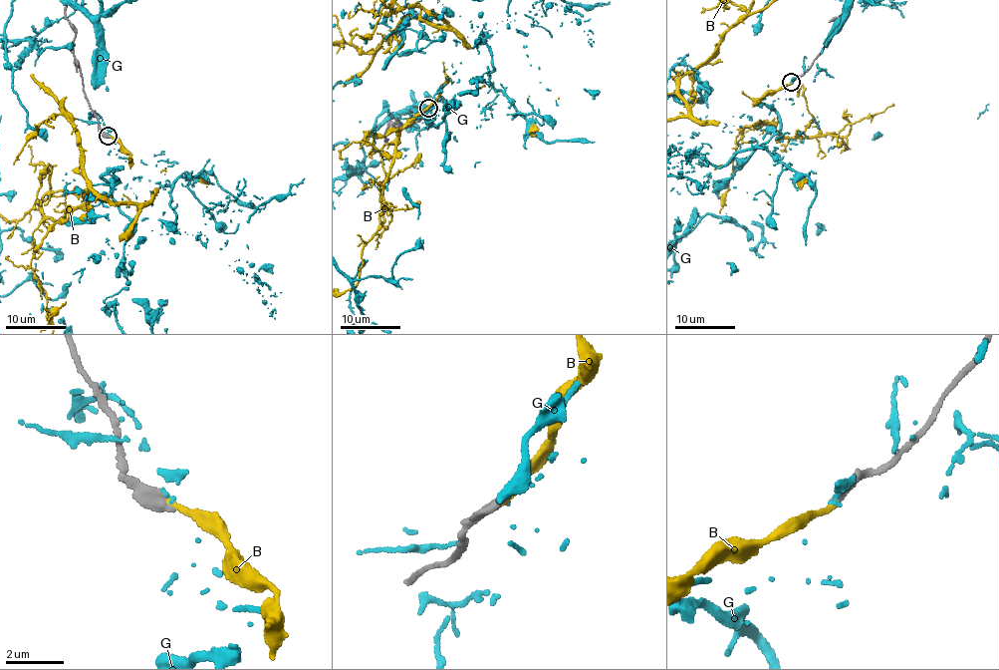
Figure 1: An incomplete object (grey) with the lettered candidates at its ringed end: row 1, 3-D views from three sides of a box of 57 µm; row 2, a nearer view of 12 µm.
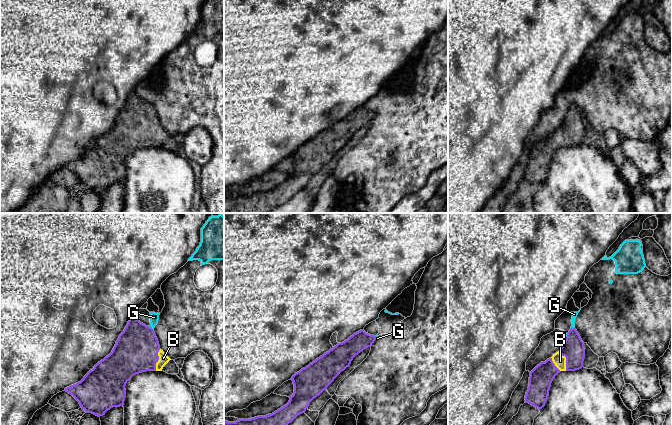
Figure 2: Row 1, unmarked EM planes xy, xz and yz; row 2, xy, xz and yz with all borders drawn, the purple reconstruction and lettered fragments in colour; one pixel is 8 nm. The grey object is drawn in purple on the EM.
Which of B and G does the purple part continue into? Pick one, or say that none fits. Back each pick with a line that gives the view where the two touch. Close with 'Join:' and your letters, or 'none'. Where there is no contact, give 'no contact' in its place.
B: meets purple in xy
Join: B

